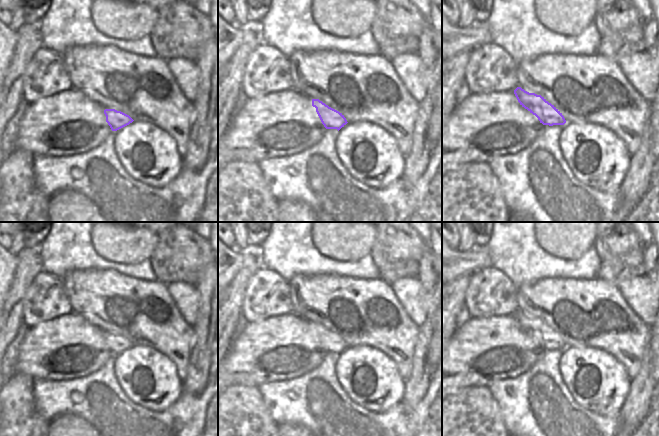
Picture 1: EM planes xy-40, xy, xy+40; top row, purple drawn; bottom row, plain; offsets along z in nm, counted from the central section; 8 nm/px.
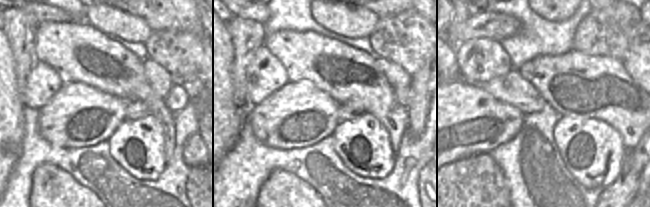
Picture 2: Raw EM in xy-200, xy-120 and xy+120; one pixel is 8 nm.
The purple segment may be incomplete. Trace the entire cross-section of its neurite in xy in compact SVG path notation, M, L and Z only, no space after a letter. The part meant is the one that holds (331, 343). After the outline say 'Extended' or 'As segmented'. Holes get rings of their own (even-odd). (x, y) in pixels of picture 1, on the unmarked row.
M312 323L312 330L326 353L337 353L338 355L348 346L344 339L339 335L329 331L319 323Z. As segmented

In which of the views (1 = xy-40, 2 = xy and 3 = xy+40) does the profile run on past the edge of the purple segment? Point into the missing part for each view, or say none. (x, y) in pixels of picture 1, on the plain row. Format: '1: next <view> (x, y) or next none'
1: next none
2: next none
3: next none

